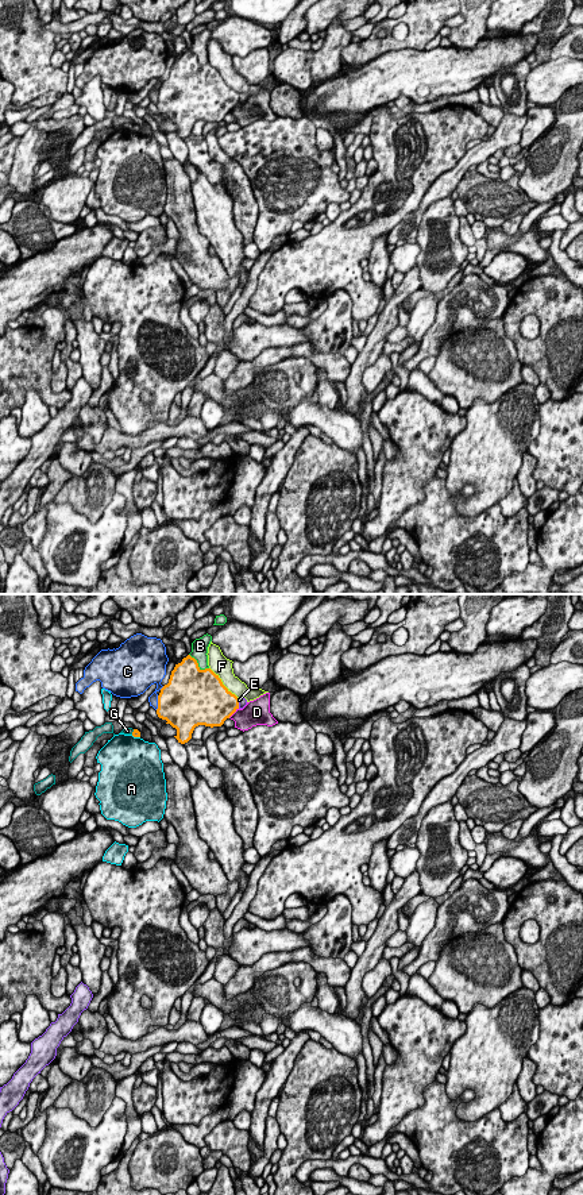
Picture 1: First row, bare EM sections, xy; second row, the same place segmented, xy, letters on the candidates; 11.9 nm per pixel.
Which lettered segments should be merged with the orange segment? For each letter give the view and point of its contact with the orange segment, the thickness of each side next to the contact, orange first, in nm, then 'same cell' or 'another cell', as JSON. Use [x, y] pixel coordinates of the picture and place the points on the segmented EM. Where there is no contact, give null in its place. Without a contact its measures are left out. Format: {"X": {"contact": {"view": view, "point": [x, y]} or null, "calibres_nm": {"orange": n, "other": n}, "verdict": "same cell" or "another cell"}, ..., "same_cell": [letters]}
{"A": {"contact": {"view": "xy", "point": [135, 736]}, "calibres_nm": {"orange": 90, "other": 480}, "verdict": "another cell"}, "B": {"contact": {"view": "xy", "point": [197, 665]}, "calibres_nm": {"orange": 440, "other": 190}, "verdict": "another cell"}, "C": {"contact": {"view": "xy", "point": [158, 702]}, "calibres_nm": {"orange": 500, "other": 120}, "verdict": "another cell"}, "D": {"contact": {"view": "xy", "point": [232, 713]}, "calibres_nm": {"orange": 460, "other": 280}, "verdict": "another cell"}, "E": {"contact": {"view": "xy", "point": [238, 704]}, "calibres_nm": {"orange": 400, "other": 100}, "verdict": "another cell"}, "F": {"contact": {"view": "xy", "point": [221, 683]}, "calibres_nm": {"orange": 500, "other": 240}, "verdict": "another cell"}, "G": {"contact": {"view": "xy", "point": [132, 732]}, "calibres_nm": {"orange": 90, "other": 100}, "verdict": "another cell"}, "same_cell": []}

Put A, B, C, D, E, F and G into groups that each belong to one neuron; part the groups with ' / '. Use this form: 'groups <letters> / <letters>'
groups A / B / C / D / E / F / G

